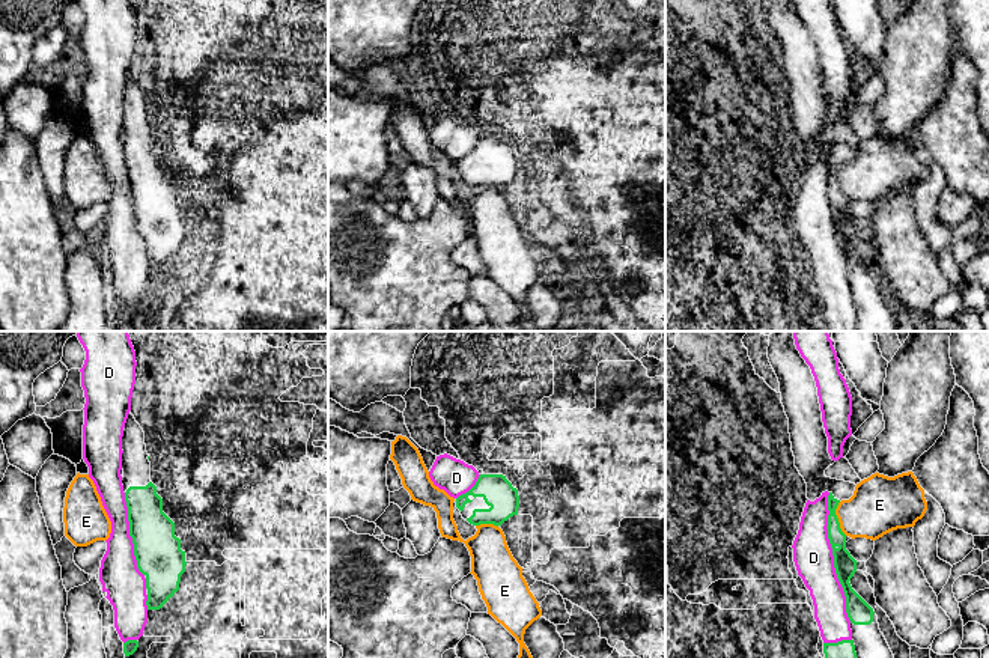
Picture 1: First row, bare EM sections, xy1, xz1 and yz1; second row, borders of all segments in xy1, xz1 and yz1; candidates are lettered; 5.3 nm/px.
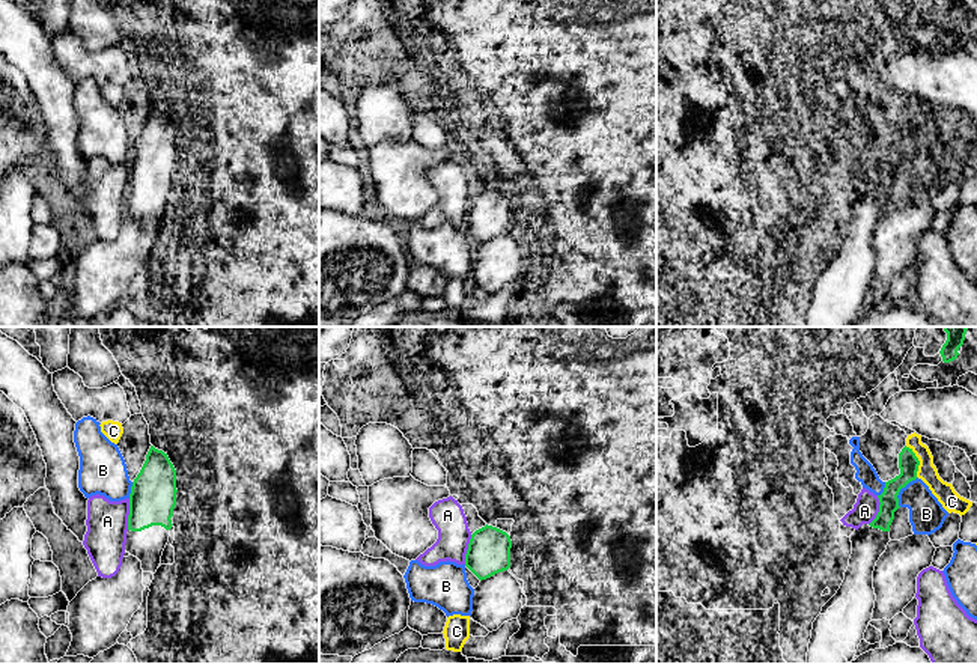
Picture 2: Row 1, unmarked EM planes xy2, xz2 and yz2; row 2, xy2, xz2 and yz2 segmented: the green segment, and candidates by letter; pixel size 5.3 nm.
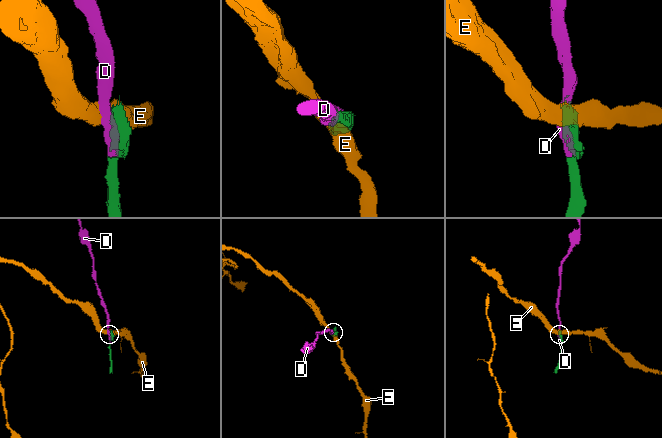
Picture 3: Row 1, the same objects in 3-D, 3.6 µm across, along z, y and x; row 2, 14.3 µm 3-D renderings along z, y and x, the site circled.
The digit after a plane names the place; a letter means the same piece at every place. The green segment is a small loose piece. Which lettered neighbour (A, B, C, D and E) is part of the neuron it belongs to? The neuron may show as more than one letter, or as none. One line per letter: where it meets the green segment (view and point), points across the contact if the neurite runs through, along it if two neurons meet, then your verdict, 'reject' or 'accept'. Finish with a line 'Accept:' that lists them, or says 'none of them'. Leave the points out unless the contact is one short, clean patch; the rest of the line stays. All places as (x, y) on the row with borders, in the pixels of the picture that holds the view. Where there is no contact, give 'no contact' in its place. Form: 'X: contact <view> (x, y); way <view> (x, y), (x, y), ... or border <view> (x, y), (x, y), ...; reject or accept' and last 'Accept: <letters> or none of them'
A: contact xy2 (130, 514); border xy2 (130, 499), (127, 529); reject
B: contact yz2 (900, 488); border yz2 (917, 478), (900, 490), (897, 496), (899, 506); reject
C: contact yz2 (919, 461); border yz2 (905, 446), (919, 461), (917, 476); reject
D: contact yz1 (834, 557); accept
E: contact yz1 (837, 518); border yz1 (839, 502), (836, 517), (846, 535); reject
Accept: D

